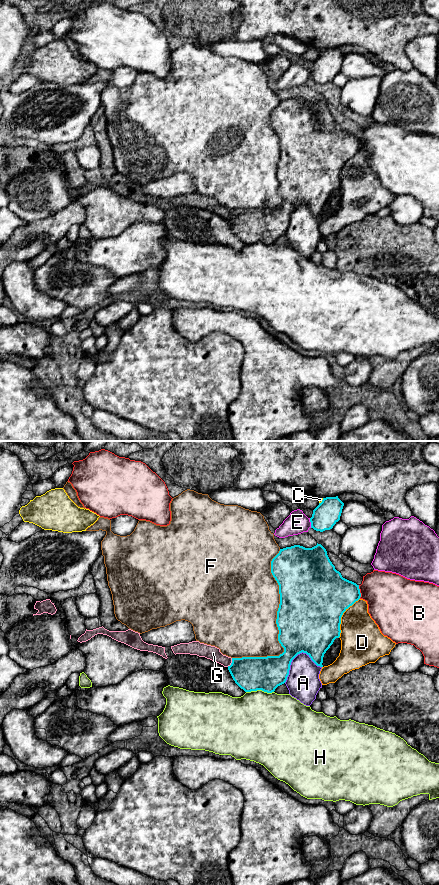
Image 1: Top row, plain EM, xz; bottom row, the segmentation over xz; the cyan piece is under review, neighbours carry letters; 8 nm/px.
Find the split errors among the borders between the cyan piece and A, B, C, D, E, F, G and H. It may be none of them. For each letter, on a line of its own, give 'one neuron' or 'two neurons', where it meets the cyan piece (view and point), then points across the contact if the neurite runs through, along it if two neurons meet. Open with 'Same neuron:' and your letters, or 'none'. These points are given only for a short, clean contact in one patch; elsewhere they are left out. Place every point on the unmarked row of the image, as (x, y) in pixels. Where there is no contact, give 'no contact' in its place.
Same neuron: none
A: two neurons; contact xz (295, 208)
B: two neurons; contact xz (359, 144)
C: two neurons; contact xz (322, 53)
D: two neurons; contact xz (341, 168)
E: two neurons; contact xz (311, 75)
F: two neurons; contact xz (277, 178)
G: two neurons; contact xz (231, 215); border xz (232, 210), (232, 214), (227, 218)
H: two neurons; contact xz (259, 241)

